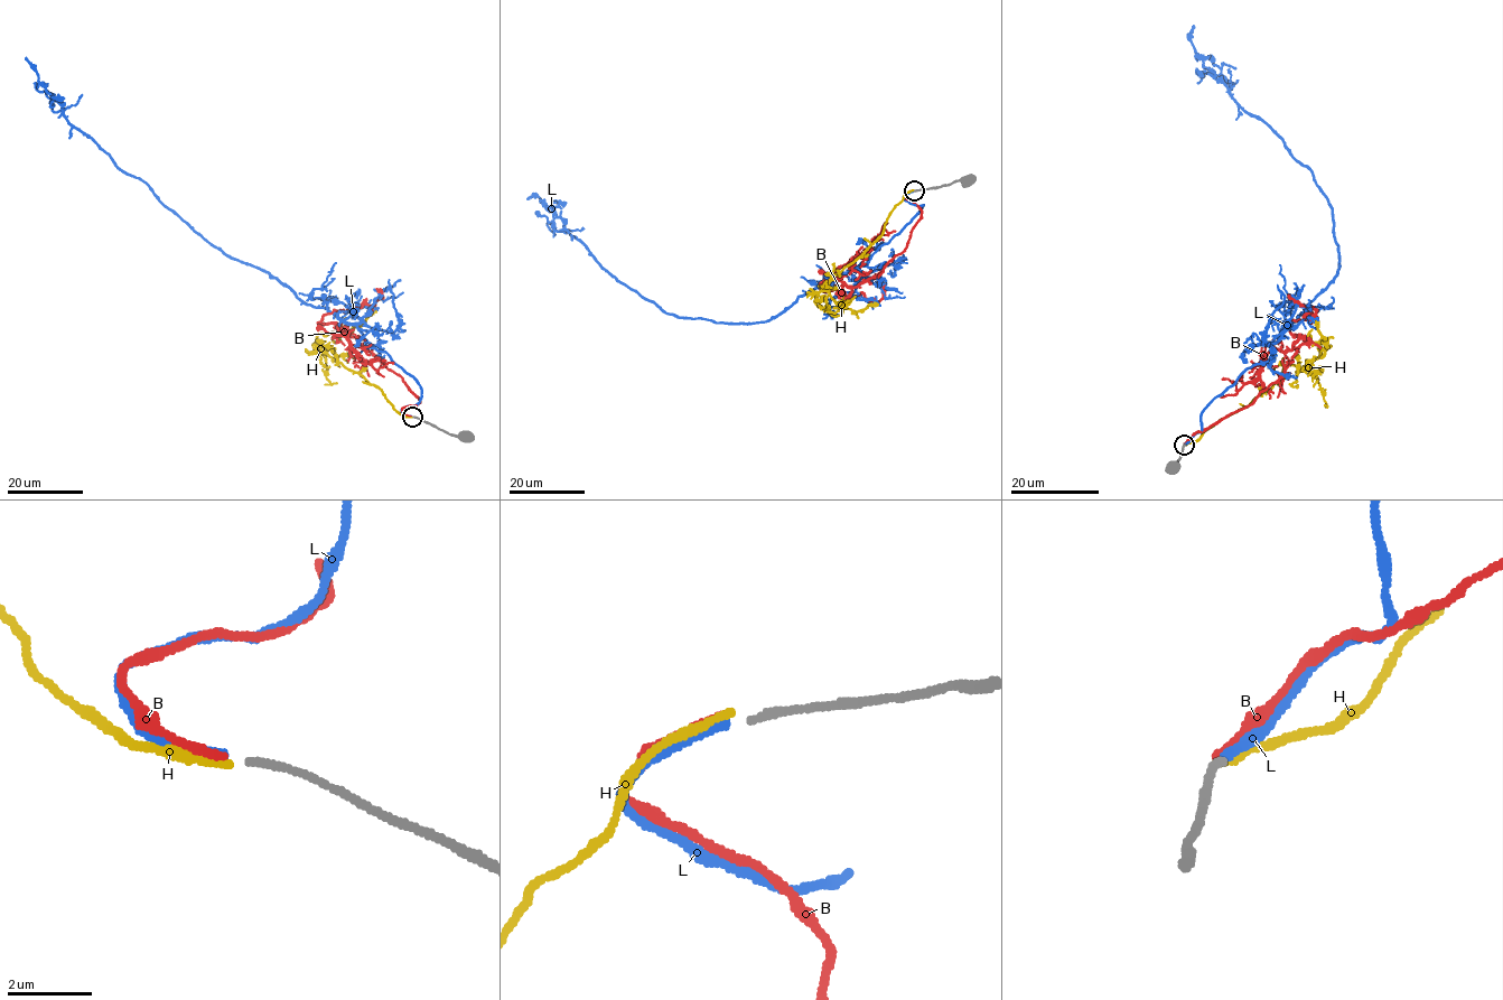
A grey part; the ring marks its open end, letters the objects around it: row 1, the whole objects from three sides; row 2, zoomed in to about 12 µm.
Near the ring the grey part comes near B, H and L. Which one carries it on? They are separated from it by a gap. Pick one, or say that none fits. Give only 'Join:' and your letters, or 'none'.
Join: B

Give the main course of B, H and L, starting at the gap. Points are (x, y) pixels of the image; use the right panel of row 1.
B: (1185, 445), (1278, 379), (1301, 336), (1288, 323), (1310, 321), (1304, 317), (1315, 312), (1288, 295)
H: (1184, 445), (1266, 393), (1285, 366), (1303, 368), (1321, 347), (1326, 349), (1316, 321)
L: (1185, 445), (1201, 411), (1268, 361), (1272, 340), (1340, 268), (1333, 209), (1313, 173), (1203, 65), (1193, 26)

